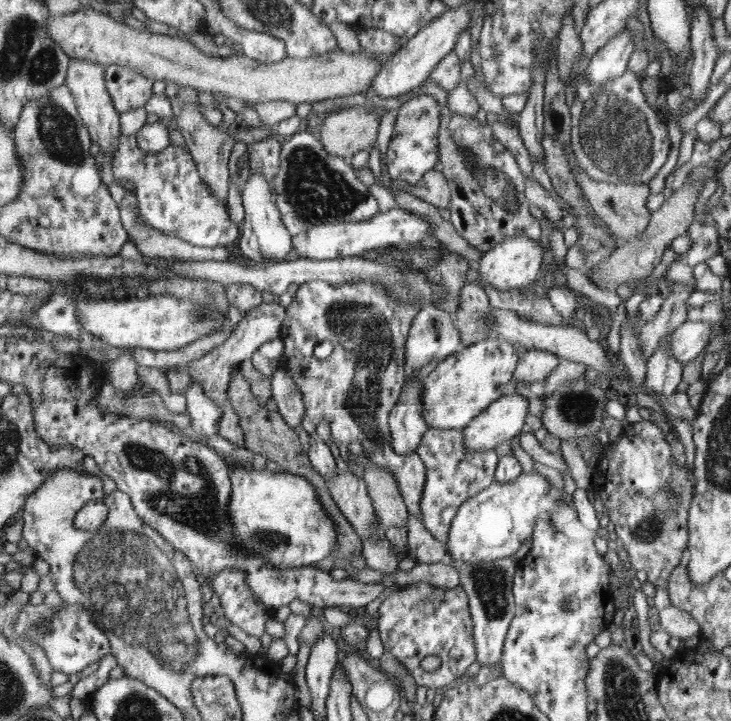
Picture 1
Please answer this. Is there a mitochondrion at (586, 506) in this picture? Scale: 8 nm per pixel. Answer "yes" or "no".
no

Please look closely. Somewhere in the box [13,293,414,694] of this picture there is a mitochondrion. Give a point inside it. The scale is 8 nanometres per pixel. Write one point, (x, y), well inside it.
(144, 593)

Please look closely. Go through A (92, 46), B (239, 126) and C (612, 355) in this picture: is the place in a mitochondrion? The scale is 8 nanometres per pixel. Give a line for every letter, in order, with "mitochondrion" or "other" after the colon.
A: other
B: other
C: other

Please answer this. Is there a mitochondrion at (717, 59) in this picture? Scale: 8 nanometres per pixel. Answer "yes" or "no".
no

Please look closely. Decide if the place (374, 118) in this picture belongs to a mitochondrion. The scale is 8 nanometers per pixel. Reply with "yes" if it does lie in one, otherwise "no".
no

